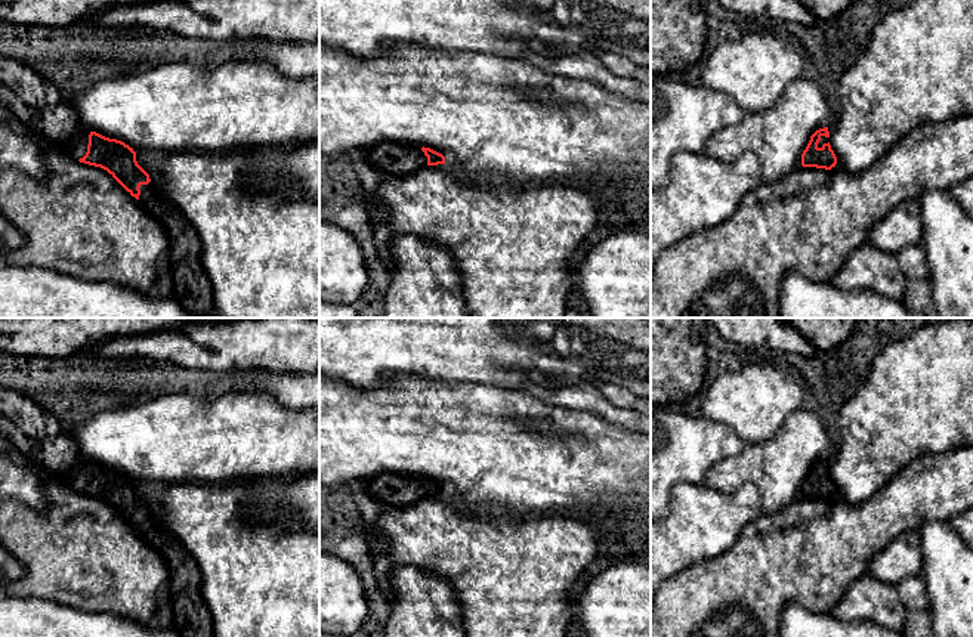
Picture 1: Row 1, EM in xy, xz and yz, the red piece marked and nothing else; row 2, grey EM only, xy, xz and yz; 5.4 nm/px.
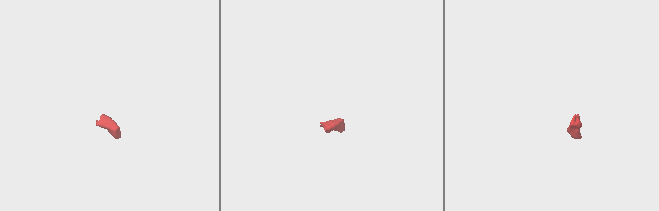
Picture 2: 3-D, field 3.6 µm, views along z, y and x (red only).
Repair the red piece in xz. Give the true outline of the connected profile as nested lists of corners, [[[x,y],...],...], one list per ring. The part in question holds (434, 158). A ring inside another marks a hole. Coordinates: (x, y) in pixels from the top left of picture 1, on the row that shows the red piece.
[[[383,142],[364,151],[368,163],[383,177],[407,176],[424,166],[445,164],[442,154],[404,142]]]

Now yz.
[[[828,127],[816,130],[801,154],[803,167],[816,167],[831,170],[838,166],[837,157],[830,145]]]

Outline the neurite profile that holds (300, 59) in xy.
[[[319,37],[315,43],[263,40],[222,43],[217,52],[200,61],[200,64],[213,68],[235,59],[269,62],[291,78],[315,77],[319,75]]]

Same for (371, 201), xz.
[[[358,191],[356,195],[365,202],[368,208],[376,211],[379,216],[383,216],[384,207],[382,201],[373,192]]]

